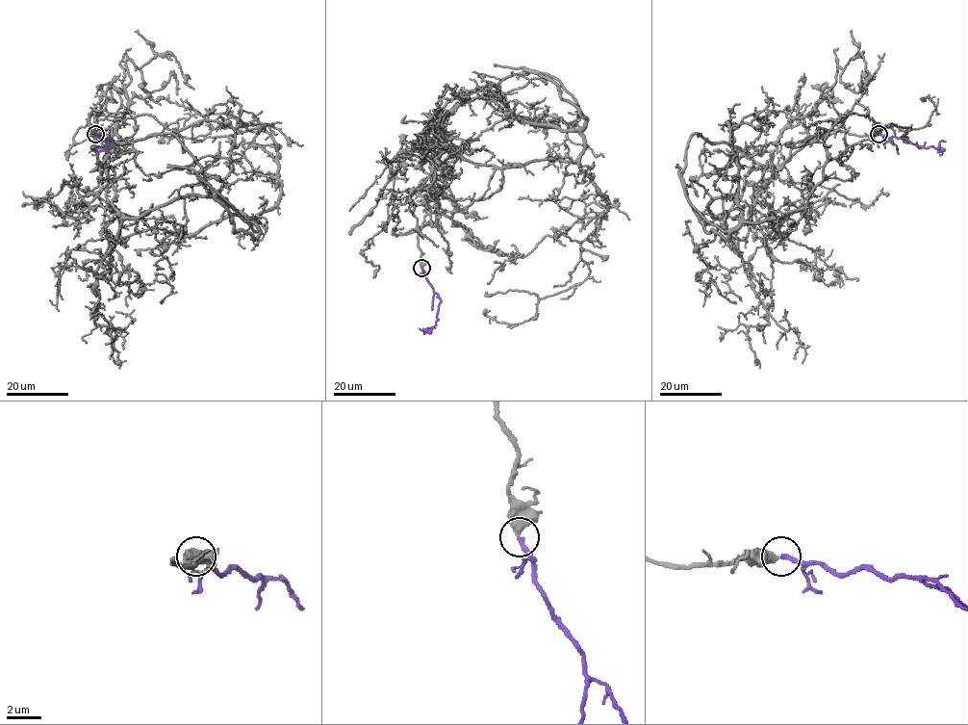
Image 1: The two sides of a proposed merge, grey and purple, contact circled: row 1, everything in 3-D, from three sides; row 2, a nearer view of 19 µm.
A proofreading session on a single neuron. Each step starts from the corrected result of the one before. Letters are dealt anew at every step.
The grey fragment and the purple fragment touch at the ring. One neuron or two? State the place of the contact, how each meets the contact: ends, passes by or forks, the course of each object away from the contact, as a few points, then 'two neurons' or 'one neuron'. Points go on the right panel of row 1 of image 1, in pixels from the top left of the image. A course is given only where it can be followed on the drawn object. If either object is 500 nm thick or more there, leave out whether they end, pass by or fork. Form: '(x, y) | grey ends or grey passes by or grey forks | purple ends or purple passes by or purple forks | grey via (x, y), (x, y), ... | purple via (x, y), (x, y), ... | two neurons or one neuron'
(878, 134) | grey via (878, 134), (792, 156), (811, 219), (777, 234), (829, 160), (922, 128), (920, 98) | purple via (878, 134), (904, 138), (917, 145), (941, 150), (939, 154) | one neuron

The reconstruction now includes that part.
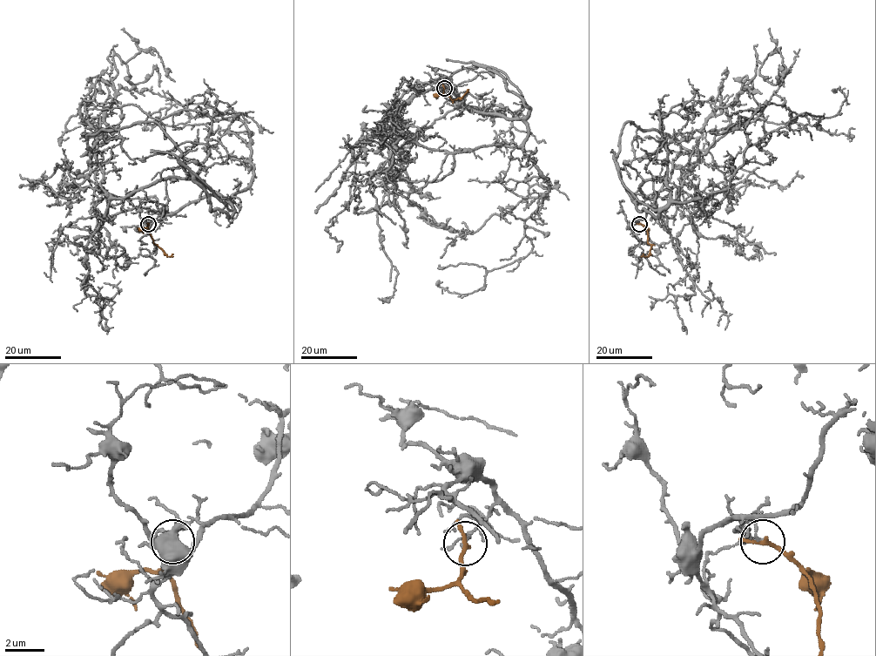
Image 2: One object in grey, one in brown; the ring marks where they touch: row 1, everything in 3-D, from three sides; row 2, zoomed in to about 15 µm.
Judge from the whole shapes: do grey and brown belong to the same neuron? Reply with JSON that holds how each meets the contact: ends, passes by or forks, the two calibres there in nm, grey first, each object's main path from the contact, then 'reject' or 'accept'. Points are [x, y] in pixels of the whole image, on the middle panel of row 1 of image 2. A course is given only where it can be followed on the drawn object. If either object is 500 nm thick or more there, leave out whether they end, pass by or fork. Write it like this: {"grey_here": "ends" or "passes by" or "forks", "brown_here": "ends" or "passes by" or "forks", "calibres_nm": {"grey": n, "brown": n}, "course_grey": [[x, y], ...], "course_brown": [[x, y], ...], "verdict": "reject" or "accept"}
{"grey_here": "ends", "brown_here": "ends", "calibres_nm": {"grey": 140, "brown": 280}, "course_grey": [[443, 88], [520, 118], [549, 190], [524, 222], [526, 256], [473, 293], [439, 280]], "course_brown": [[443, 88], [444, 95], [453, 100], [461, 98], [468, 90]], "verdict": "reject"}

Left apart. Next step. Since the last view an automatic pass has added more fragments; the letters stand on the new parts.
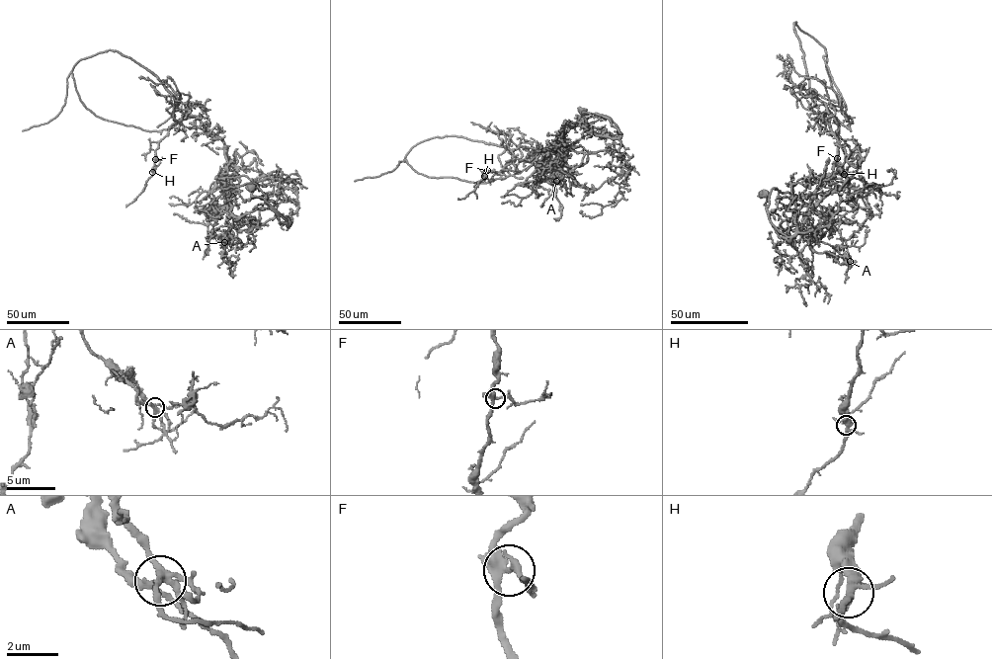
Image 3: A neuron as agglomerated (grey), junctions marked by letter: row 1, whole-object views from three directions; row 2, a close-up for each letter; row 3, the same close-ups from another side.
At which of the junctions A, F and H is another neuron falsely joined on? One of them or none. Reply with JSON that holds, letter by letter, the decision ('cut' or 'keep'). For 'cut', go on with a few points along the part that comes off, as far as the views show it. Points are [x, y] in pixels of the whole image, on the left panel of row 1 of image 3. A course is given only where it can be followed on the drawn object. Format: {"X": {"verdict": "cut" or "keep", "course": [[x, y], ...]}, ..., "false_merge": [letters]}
{"A": {"verdict": "cut", "course": [[224, 242], [207, 217], [224, 142], [117, 51], [72, 71], [95, 115], [150, 130], [188, 117], [167, 76]]}, "F": {"verdict": "keep"}, "H": {"verdict": "keep"}, "false_merge": ["A"]}

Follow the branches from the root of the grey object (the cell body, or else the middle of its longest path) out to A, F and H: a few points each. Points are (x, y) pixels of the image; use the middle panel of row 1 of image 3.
A: (583, 113), (598, 115), (568, 124), (556, 138), (557, 146), (560, 143), (560, 158), (550, 166), (556, 181)
F: (583, 113), (598, 115), (556, 138), (561, 169), (552, 184), (558, 167), (517, 158), (487, 170)
H: (583, 113), (598, 115), (556, 138), (561, 169), (552, 184), (558, 167), (517, 158), (484, 176)

